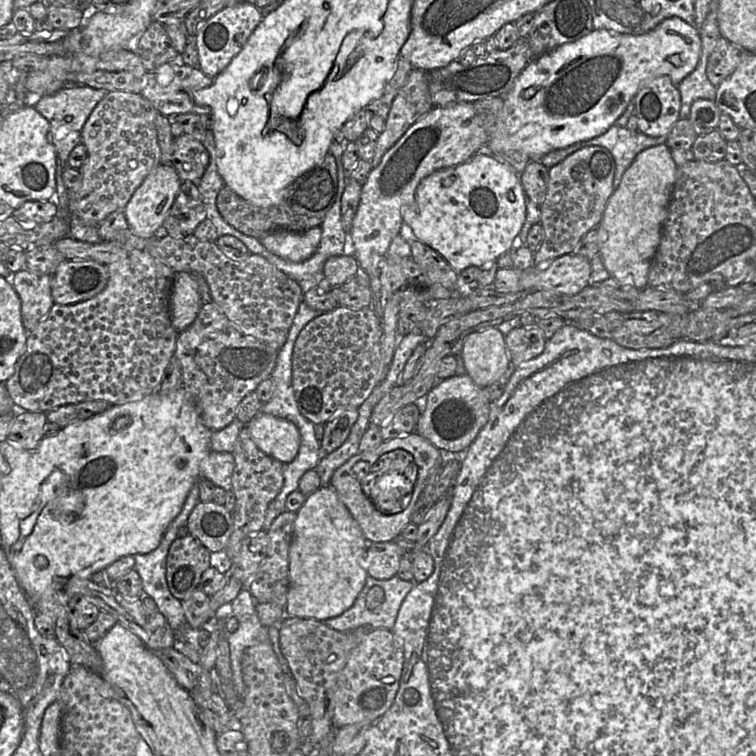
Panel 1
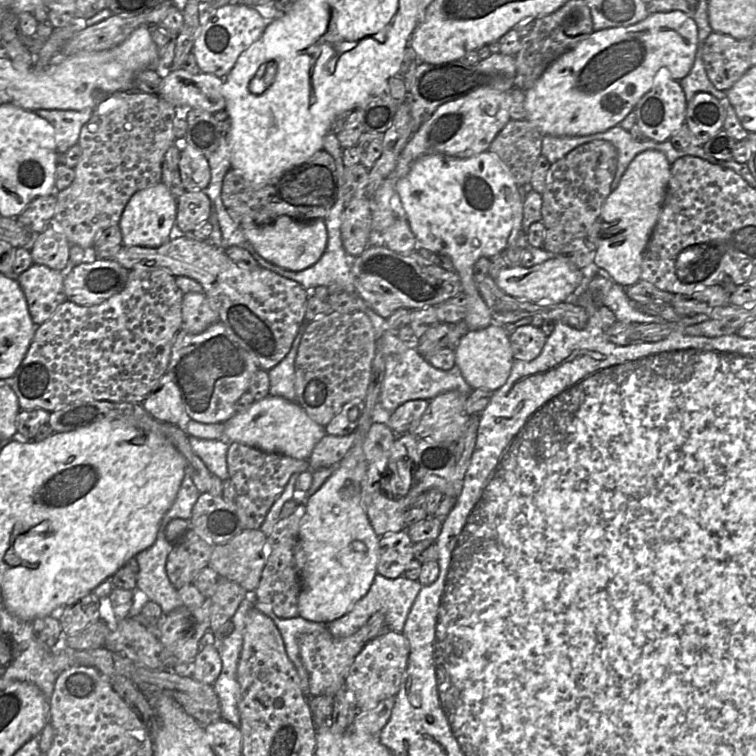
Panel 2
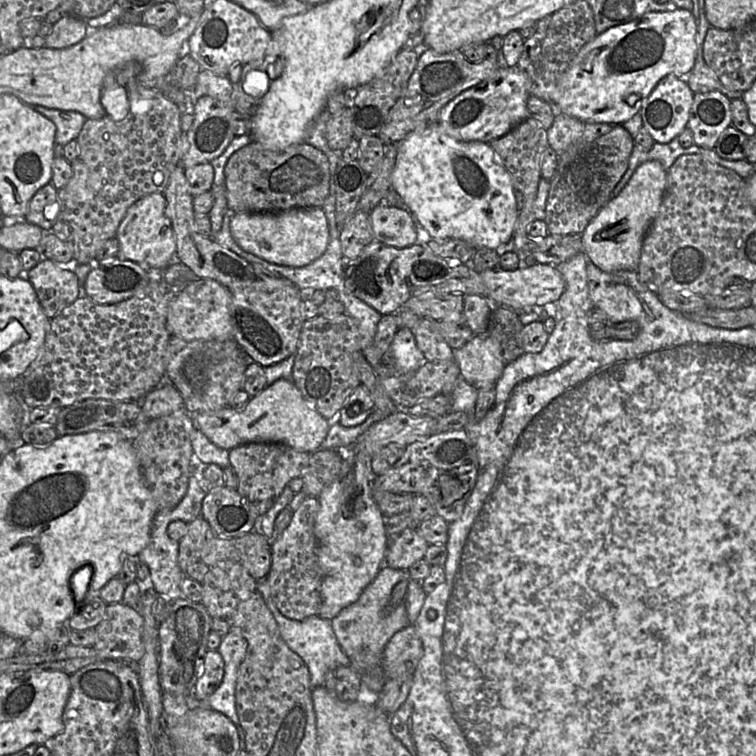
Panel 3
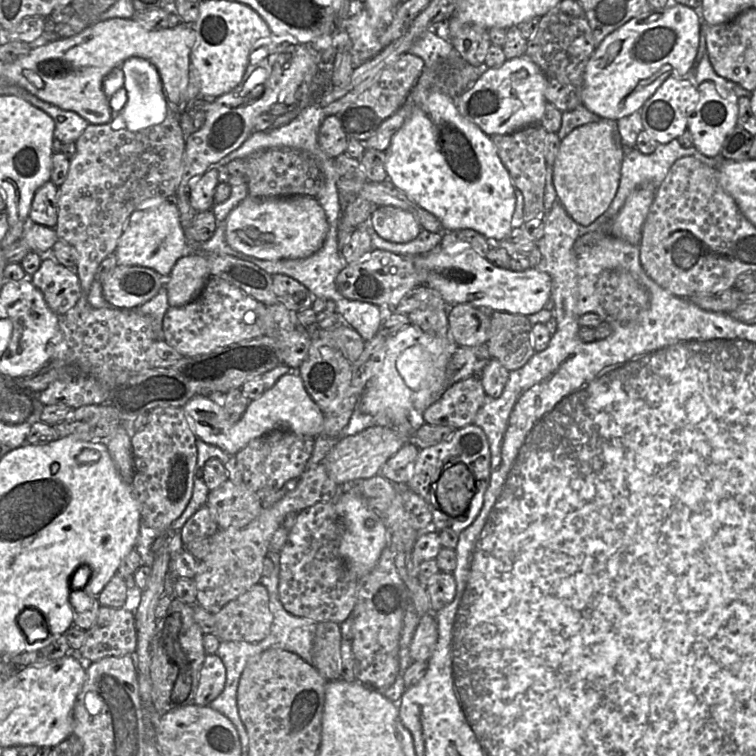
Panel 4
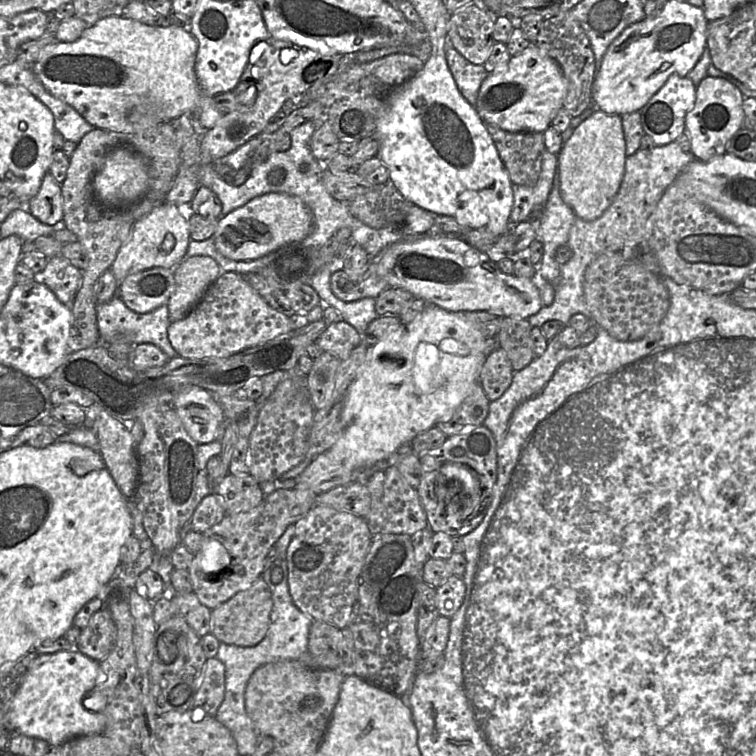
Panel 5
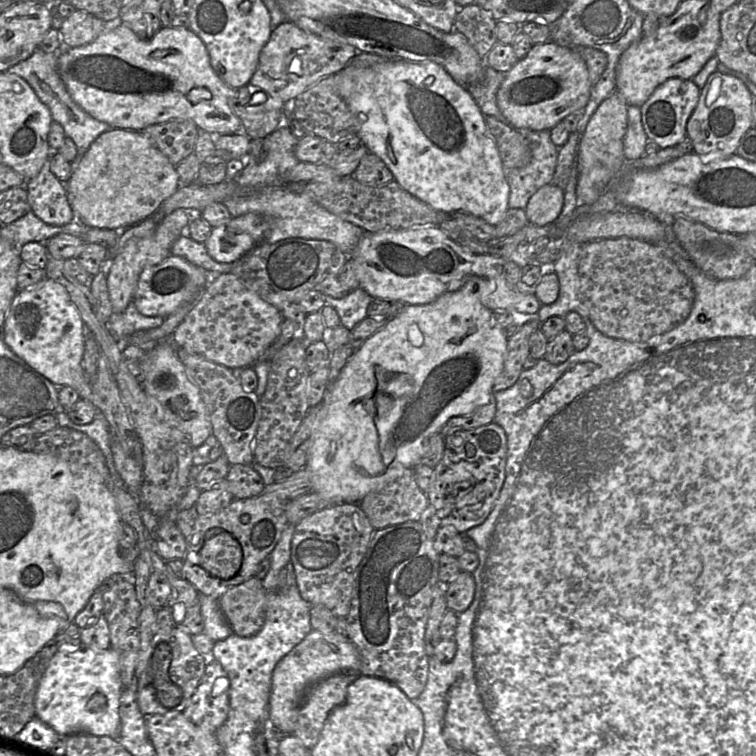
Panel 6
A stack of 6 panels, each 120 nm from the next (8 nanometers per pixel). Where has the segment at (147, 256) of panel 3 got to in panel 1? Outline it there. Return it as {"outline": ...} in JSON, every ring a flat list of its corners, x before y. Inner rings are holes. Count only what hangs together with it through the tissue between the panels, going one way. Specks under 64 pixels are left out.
{"outline":[[160,162,142,181,124,207,129,229,142,238,154,238,162,232,162,225,180,190,182,180,171,163]]}

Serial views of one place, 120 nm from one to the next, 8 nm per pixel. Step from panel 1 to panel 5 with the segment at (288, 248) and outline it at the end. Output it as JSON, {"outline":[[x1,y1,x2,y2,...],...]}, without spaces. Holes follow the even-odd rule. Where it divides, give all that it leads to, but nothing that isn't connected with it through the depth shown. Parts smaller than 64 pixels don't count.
{"outline":[[271,192,257,196,217,220,213,234,217,251,235,261,255,260,285,246,299,244,312,231,313,216,298,197]]}

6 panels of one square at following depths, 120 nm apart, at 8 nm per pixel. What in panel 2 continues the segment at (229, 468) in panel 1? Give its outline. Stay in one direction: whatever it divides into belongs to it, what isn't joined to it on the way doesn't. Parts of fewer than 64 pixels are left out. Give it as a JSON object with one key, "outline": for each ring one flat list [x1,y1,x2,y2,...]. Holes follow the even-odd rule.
{"outline":[[189,436,193,451,205,463,209,471,225,481,229,478,227,453,229,445,221,440,199,439]]}

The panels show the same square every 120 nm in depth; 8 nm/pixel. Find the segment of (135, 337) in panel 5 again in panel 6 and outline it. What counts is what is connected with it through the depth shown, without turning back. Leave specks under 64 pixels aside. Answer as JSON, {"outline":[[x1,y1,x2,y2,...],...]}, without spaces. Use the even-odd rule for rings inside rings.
{"outline":[[133,301,121,313,112,313,108,319,108,328,122,352,128,345,129,337,141,330,148,330,159,327,163,324,165,317,149,317,142,315]]}

